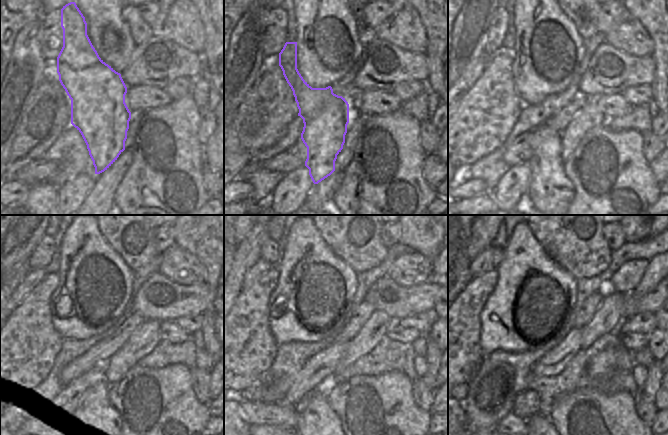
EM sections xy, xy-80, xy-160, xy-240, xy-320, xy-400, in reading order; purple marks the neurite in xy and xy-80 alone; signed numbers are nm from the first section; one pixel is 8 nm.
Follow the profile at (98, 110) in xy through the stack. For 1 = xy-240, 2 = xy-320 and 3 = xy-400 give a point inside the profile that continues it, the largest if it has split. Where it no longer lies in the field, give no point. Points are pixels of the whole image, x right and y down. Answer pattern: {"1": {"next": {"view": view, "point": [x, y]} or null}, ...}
{"1": {"next": {"view": "xy-240", "point": [95, 418]}}, "2": {"next": {"view": "xy-320", "point": [318, 418]}}, "3": {"next": {"view": "xy-400", "point": [537, 418]}}}

